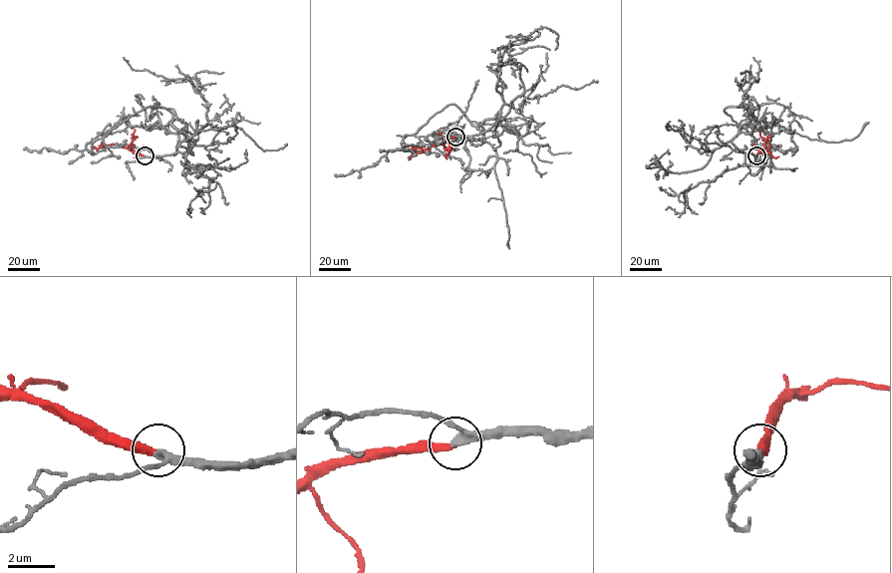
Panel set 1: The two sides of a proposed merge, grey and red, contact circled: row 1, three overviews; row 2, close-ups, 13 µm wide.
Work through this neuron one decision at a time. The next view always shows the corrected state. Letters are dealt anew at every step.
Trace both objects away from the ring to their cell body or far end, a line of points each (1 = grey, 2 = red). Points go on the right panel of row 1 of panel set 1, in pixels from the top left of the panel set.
1: (756, 155), (741, 152), (732, 143), (751, 113), (743, 107), (727, 107), (724, 111), (764, 152), (794, 149)
2: (756, 155), (765, 146), (769, 146)

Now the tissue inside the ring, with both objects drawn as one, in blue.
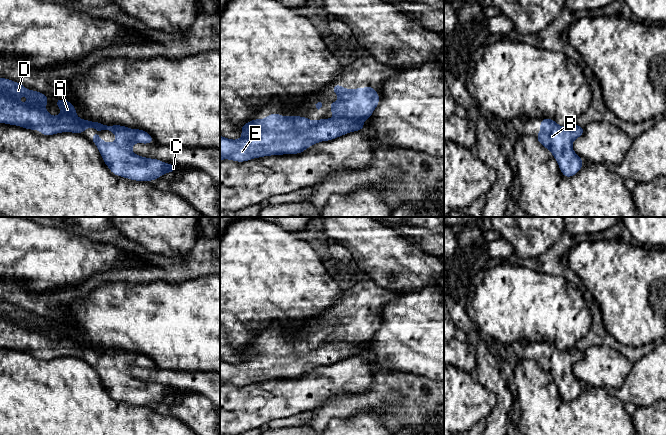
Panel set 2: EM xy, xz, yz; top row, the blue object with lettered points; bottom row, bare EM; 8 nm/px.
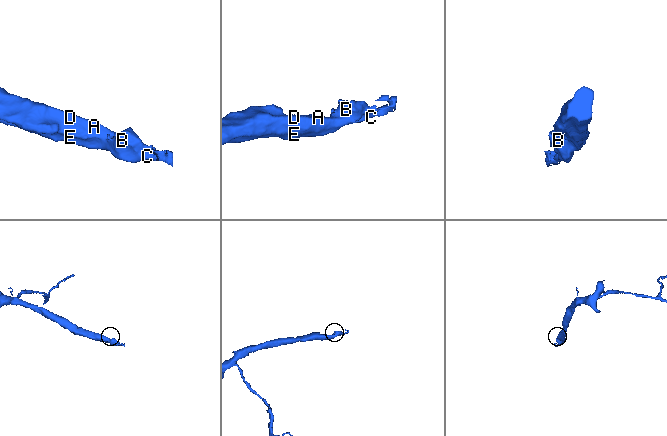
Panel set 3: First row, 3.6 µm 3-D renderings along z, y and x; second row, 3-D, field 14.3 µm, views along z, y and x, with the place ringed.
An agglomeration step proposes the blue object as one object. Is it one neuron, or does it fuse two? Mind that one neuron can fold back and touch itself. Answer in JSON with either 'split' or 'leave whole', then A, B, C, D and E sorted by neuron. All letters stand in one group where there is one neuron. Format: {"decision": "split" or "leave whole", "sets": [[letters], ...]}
{"decision": "leave whole", "sets": [["A", "B", "C", "D", "E"]]}

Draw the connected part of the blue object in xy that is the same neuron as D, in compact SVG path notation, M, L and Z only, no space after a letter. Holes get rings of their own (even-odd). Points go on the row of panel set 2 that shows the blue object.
M0 78L0 123L20 126L28 130L39 130L44 136L51 136L62 132L83 134L84 130L89 127L93 127L98 131L111 131L117 137L114 143L103 141L98 133L91 135L90 138L97 146L104 163L114 175L141 182L154 181L168 172L177 171L177 165L164 163L159 159L138 156L132 152L131 147L135 143L152 144L154 142L152 135L148 132L142 129L130 129L123 125L105 125L98 121L80 119L76 115L75 106L67 99L54 100L62 113L59 116L51 116L45 109L45 105L48 102L49 98L46 94L35 90L27 90L24 85L18 82L7 78ZM22 95L29 99L28 104L24 104L16 99Z

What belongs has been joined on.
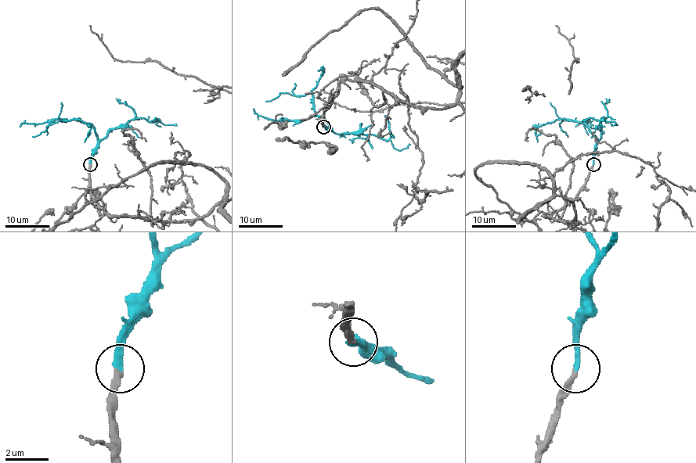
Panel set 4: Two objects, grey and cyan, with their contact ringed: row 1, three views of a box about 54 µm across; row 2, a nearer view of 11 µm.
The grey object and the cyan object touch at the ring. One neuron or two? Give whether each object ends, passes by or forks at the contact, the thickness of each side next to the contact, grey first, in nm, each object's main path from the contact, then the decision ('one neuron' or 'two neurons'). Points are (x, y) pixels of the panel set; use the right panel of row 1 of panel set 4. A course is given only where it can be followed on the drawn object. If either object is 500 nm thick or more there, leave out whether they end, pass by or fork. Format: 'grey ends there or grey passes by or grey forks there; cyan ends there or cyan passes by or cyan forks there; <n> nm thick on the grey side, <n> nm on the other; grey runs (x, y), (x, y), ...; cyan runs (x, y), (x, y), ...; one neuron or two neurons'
grey ends there; cyan ends there; 300 nm thick on the grey side, 260 nm on the other; grey runs (593, 164), (547, 215), (572, 220), (575, 206), (538, 166), (485, 162), (475, 174); cyan runs (593, 164), (596, 137), (590, 129), (582, 122), (560, 119), (562, 120), (561, 129), (567, 137); one neuron

